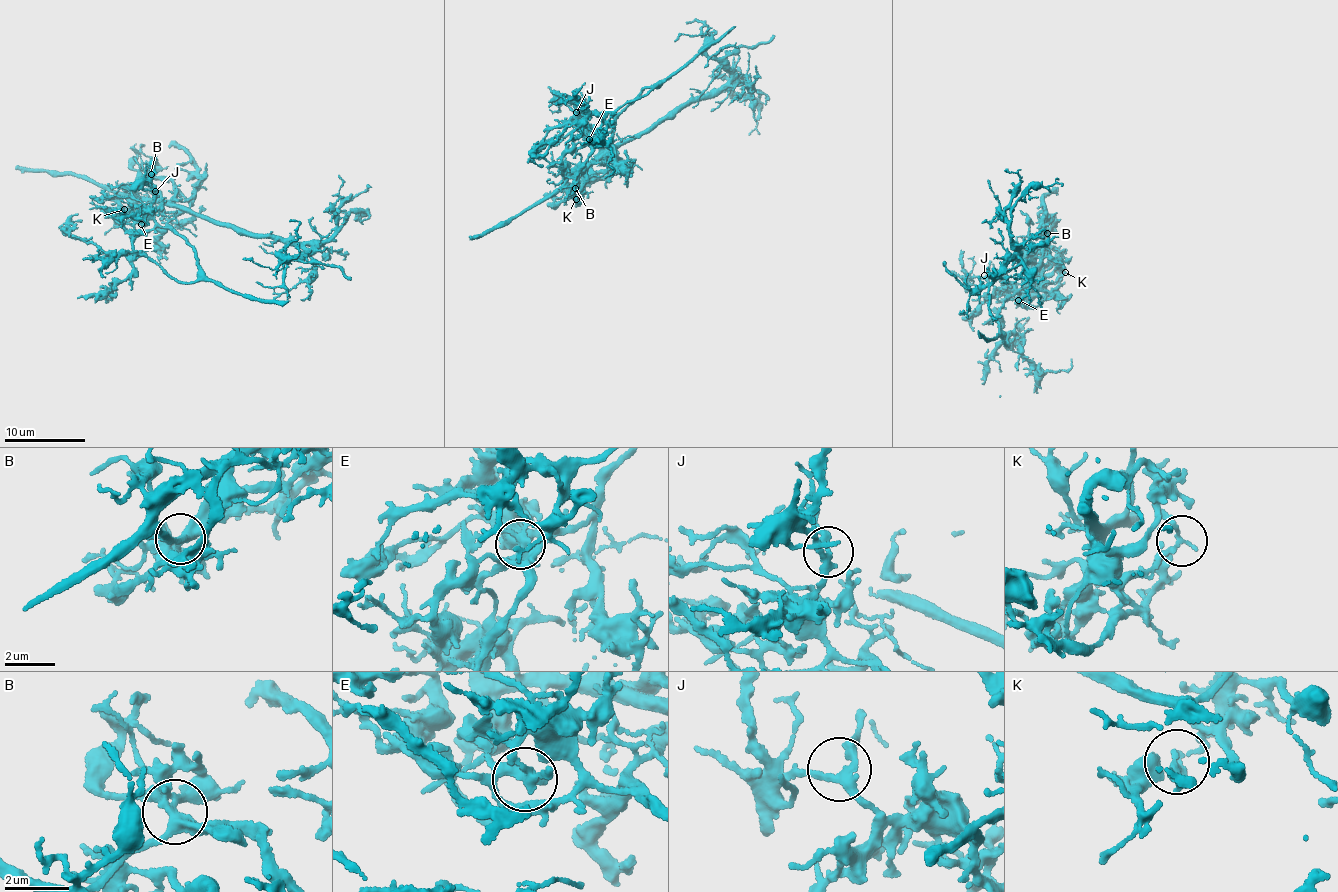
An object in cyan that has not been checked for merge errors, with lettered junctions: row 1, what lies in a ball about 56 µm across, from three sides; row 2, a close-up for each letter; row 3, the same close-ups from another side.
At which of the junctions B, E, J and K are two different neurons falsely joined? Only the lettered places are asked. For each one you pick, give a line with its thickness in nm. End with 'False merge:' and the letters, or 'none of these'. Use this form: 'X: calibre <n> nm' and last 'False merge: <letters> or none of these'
B: calibre 360 nm
K: calibre 140 nm
False merge: B, K

